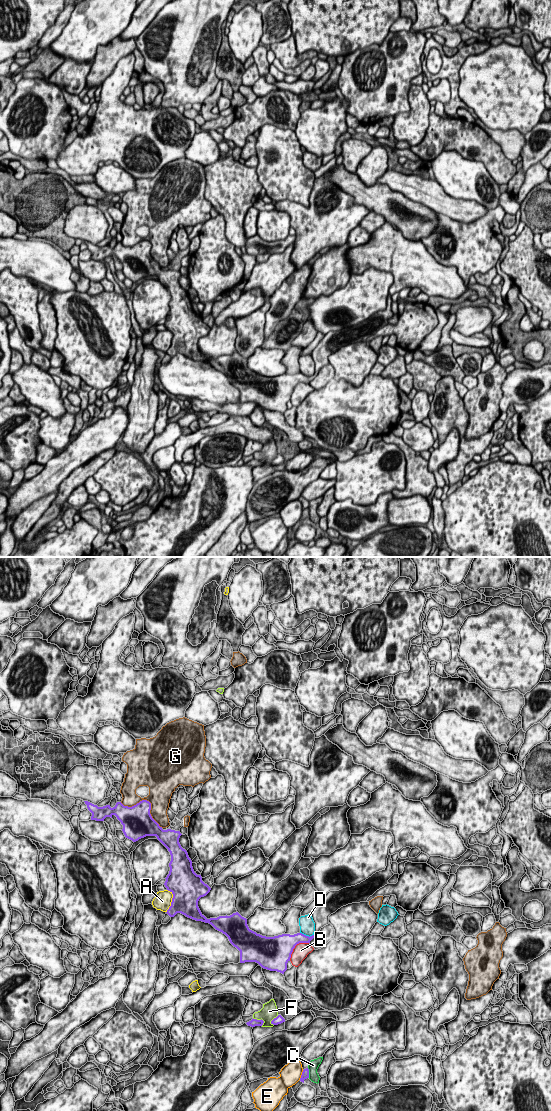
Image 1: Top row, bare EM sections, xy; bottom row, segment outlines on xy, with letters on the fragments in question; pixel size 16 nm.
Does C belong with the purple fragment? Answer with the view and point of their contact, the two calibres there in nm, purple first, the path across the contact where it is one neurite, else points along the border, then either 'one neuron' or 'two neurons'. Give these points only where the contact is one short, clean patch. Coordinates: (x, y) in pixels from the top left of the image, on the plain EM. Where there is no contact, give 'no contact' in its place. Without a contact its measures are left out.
contact xy (308, 513); calibres 130 and 170 nm; two neurons

